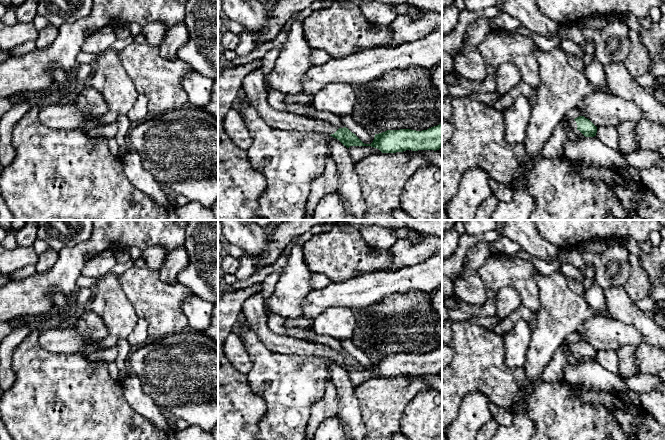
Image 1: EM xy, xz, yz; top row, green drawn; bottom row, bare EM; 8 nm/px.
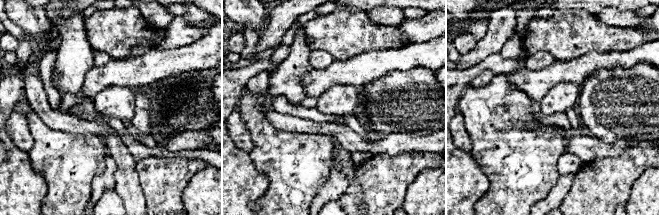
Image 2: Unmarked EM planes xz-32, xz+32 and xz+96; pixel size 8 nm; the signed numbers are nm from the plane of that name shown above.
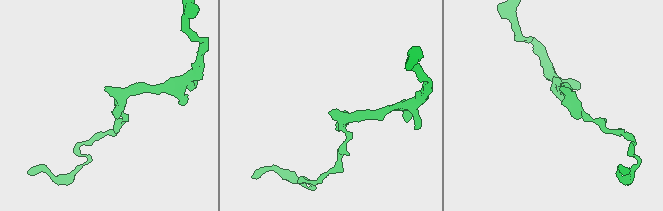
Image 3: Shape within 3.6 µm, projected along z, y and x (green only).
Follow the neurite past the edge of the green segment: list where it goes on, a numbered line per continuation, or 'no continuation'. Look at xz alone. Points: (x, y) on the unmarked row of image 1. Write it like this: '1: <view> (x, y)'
1: xz (253, 309)

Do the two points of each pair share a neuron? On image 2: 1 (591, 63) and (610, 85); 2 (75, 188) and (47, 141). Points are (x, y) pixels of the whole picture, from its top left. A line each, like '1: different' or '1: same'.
1: different
2: same

